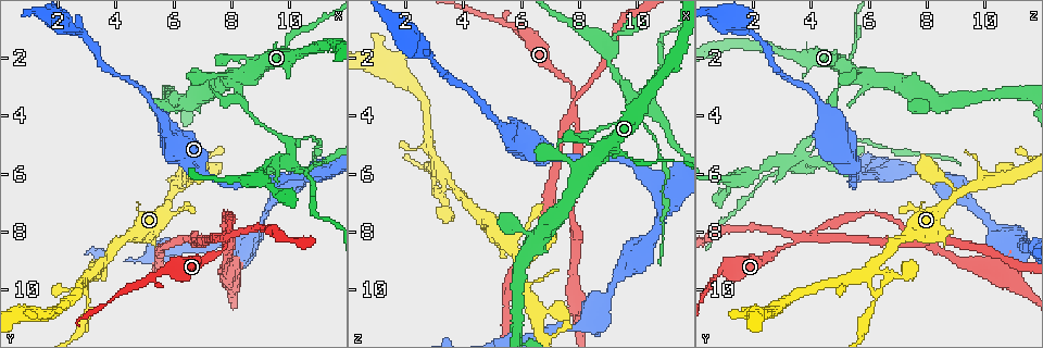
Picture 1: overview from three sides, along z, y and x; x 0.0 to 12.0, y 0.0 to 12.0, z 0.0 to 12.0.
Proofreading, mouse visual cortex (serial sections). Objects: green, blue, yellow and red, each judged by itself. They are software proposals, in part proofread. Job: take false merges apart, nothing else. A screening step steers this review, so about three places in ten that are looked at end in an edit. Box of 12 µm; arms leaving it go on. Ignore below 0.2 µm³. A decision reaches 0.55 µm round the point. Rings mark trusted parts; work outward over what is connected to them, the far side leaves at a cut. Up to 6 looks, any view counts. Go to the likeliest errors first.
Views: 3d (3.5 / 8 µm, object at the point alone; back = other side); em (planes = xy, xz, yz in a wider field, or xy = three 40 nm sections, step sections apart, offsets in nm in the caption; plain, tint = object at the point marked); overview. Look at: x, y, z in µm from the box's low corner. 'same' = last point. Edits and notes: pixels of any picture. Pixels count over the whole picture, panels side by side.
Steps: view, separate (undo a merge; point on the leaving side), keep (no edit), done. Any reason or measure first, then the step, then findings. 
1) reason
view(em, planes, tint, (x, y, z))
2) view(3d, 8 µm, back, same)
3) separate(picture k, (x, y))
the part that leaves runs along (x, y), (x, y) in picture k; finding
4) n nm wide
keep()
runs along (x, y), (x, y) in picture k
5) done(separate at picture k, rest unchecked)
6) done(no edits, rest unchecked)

two arms at a narrow angle
view(3d, 3.5 µm, (7.7, 8.2, 3.9))

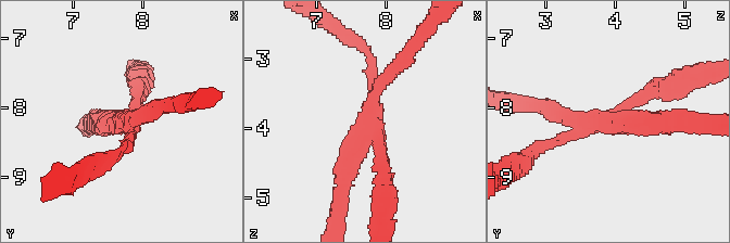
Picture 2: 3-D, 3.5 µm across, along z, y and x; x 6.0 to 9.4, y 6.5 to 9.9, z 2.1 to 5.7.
4 arms; arms of 200, 200, 200, 300 nm; shape alone is not enough
view(em, xy, step 3, tint, (7.80, 8.15, 3.95))

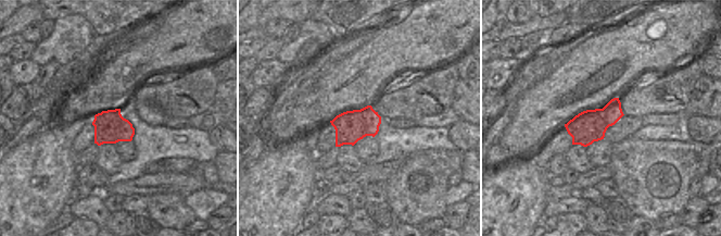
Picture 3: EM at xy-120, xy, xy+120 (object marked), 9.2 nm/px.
view(em, planes, tint, same)

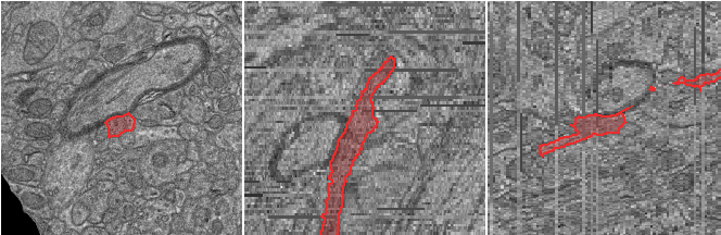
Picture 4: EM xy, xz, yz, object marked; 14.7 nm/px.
keep()
runs along (550, 143), (671, 87) in picture 2; continuous, no second cell

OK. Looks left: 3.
calibre changes
view(3d, 8 µm, (3.4, 9.2, 6.2))

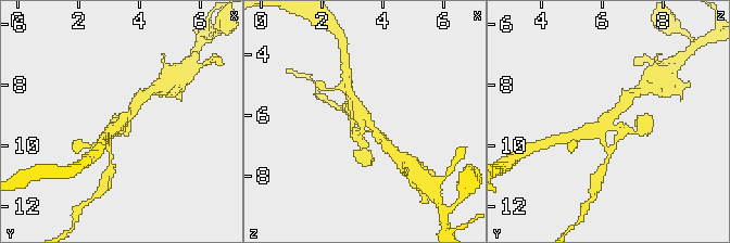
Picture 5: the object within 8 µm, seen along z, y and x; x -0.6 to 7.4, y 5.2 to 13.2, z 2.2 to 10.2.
4 arms; arms of 200, 250, 300, 300 nm
view(em, xy, step 1, tint, (3.4, 9.3, 6.1))

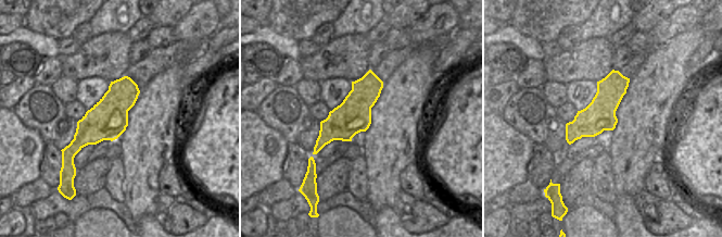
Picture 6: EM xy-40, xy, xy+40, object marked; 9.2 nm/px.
separate(picture 5, (629, 130))
the part that leaves runs along (609, 125), (639, 131), (646, 119) in picture 5; two cells meet here

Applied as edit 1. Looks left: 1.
done(separate at picture 5, rest unchecked)

